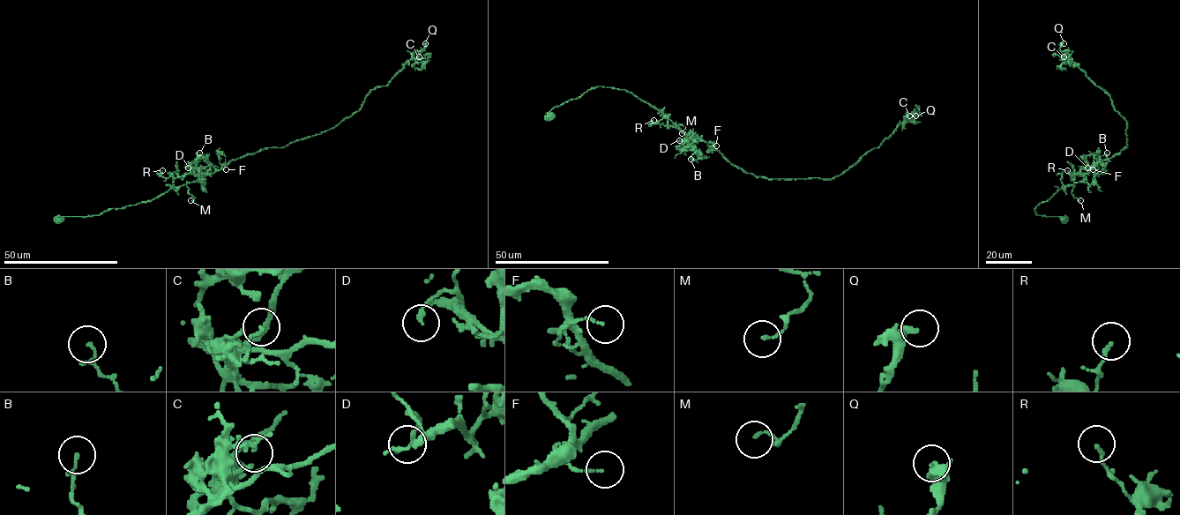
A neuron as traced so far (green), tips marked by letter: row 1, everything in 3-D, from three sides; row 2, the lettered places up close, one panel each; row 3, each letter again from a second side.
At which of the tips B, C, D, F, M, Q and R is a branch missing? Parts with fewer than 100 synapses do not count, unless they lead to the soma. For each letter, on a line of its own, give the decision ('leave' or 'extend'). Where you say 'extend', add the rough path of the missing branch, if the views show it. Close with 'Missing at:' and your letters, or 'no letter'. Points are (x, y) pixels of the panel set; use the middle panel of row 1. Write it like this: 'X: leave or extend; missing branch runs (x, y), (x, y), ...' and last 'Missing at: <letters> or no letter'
B: leave
C: leave
D: leave
F: leave
M: leave
Q: leave
R: leave
Missing at: no letter

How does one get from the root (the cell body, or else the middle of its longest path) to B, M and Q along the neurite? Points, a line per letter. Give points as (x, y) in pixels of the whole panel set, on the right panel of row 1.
B: (1064, 218), (1038, 215), (1034, 208), (1059, 189), (1083, 180), (1091, 184), (1106, 164), (1107, 153)
M: (1064, 218), (1038, 215), (1034, 208), (1059, 189), (1072, 184), (1071, 193), (1080, 200)
Q: (1064, 218), (1038, 215), (1034, 208), (1126, 147), (1126, 122), (1110, 97), (1059, 49), (1064, 43)

